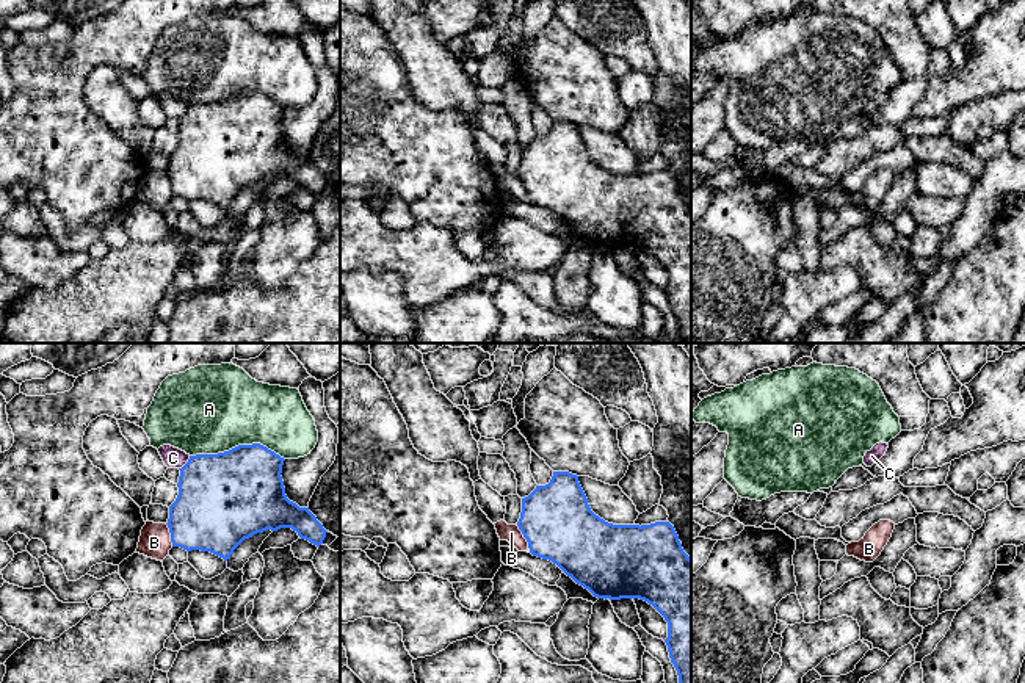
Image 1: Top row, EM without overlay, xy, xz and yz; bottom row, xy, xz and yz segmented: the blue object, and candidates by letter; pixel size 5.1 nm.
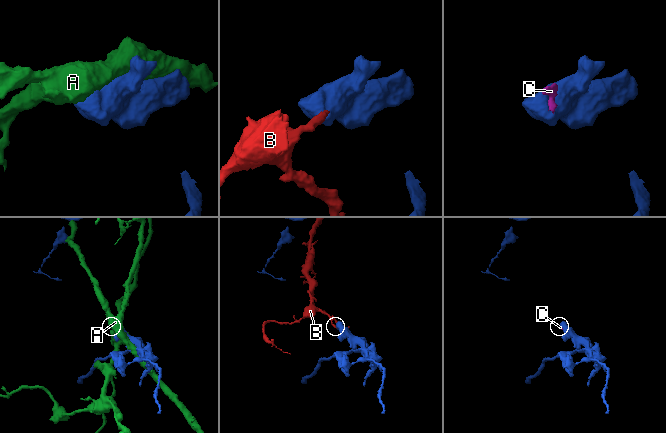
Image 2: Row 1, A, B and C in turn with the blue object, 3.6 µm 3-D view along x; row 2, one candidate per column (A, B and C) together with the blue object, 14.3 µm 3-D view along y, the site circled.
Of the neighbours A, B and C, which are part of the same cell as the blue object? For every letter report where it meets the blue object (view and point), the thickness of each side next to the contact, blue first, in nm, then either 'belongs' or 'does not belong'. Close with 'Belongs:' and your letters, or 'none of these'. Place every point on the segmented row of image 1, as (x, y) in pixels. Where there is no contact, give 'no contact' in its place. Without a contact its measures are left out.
A: xy (237, 447) | 460/460 nm | does not belong
B: xy (171, 534) | 400/160 nm | does not belong
C: xy (187, 462) | 440/110 nm | does not belong
Belongs: none of these

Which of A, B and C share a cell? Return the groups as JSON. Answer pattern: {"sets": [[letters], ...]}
{"sets": [["A"], ["B", "C"]]}

